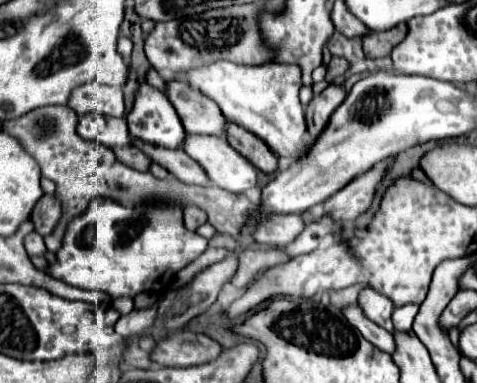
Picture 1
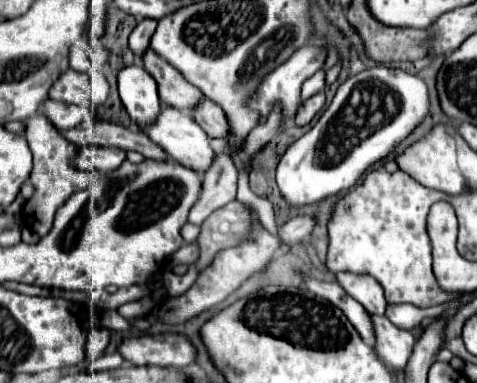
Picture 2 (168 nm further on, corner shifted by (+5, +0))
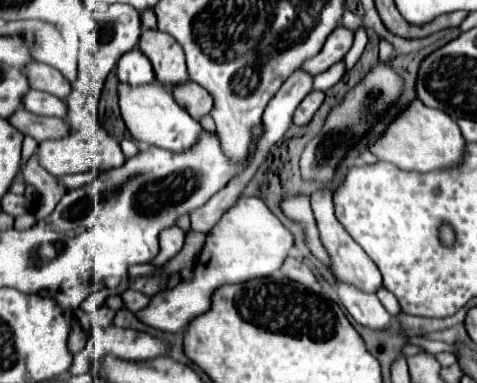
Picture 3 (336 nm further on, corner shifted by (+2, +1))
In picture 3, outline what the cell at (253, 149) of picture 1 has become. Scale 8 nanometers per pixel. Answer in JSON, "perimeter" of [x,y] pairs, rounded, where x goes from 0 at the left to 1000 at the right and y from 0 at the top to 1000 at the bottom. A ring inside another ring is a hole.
{"perimeter":[[[403,211],[361,227],[361,248],[365,248],[369,269],[382,285],[390,285],[411,316],[419,316],[423,300],[440,295],[444,274],[449,274],[444,248],[436,248],[436,238],[428,238],[428,227],[419,227],[415,217],[403,217]]]}

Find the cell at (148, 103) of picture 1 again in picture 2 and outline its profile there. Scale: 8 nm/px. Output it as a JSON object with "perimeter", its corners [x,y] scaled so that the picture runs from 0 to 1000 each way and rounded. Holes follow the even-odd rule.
{"perimeter":[[[266,172],[249,188],[249,251],[270,308],[291,334],[329,319],[329,303],[338,298],[329,219],[296,172]]]}

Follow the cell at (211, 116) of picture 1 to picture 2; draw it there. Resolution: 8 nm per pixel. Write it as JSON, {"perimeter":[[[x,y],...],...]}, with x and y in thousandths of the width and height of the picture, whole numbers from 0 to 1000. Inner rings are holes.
{"perimeter":[[[304,136],[300,146],[300,178],[325,204],[333,225],[333,256],[350,277],[363,277],[371,287],[405,292],[413,272],[430,256],[417,230],[396,219],[379,188],[371,188],[358,167],[346,167],[346,157],[333,157],[325,136]]]}

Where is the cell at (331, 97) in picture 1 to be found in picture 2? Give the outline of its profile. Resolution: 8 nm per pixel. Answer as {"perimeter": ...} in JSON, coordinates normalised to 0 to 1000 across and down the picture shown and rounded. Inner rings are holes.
{"perimeter":[[[669,240],[644,258],[631,272],[627,292],[623,292],[623,308],[618,308],[618,324],[623,329],[646,326],[656,308],[673,290],[683,272],[683,251],[679,240]]]}

